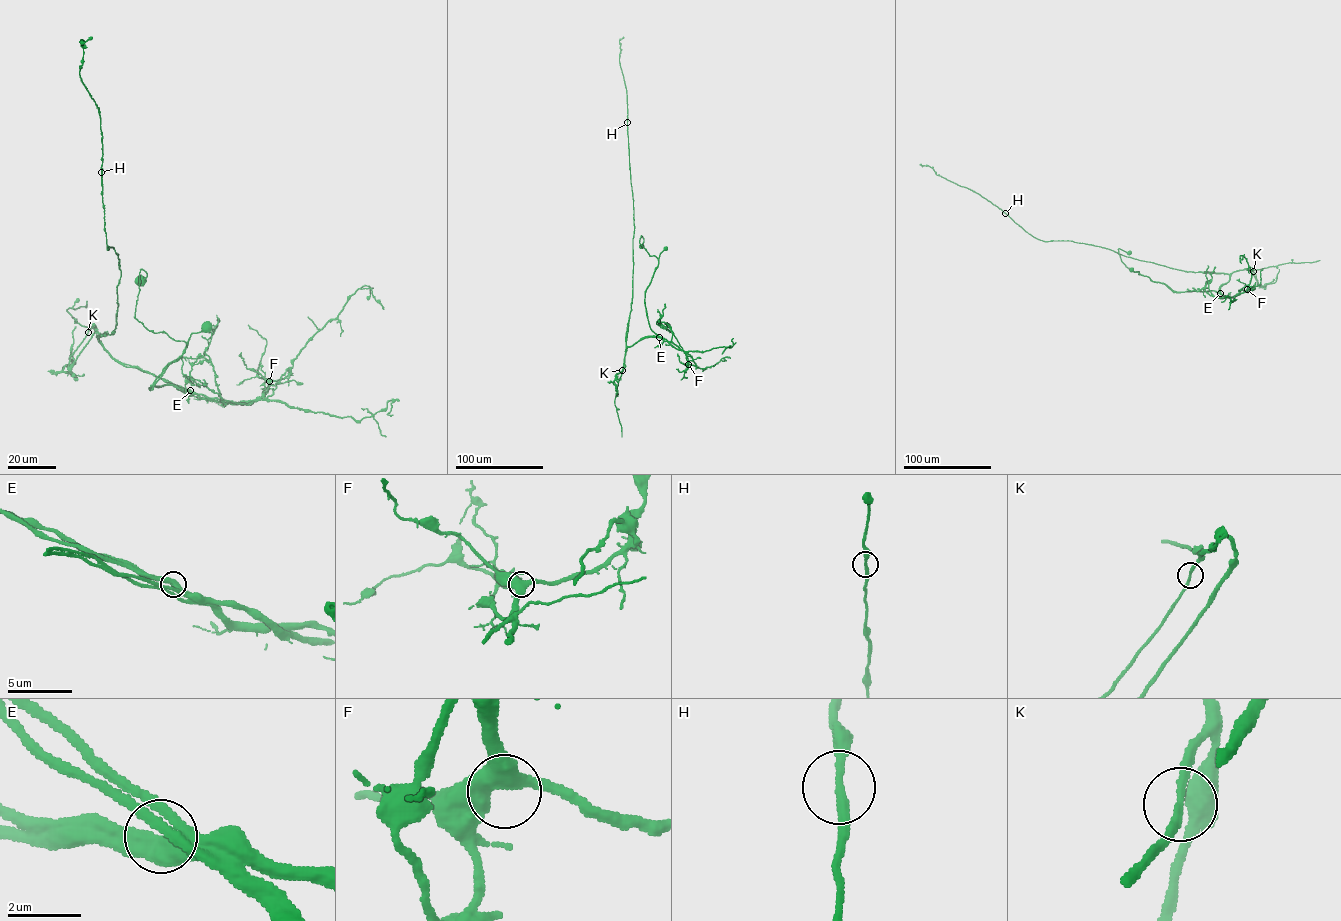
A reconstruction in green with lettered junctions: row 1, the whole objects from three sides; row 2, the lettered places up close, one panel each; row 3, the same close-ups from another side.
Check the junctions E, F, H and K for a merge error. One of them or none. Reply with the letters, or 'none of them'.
E

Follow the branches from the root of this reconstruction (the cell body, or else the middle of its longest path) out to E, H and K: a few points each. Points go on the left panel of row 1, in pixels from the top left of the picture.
E: (206, 326), (190, 334), (185, 351), (163, 369), (149, 388), (172, 385), (190, 391)
H: (206, 326), (149, 388), (189, 392), (124, 366), (99, 340), (116, 328), (121, 277), (101, 172)
K: (206, 326), (190, 334), (185, 351), (149, 388), (172, 385), (189, 392), (119, 363), (93, 326), (87, 332)

